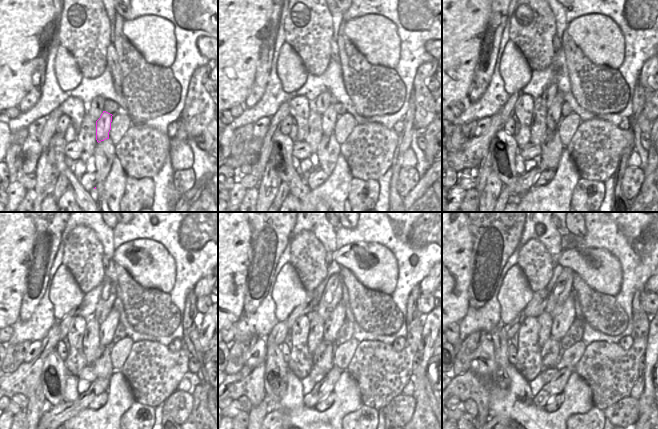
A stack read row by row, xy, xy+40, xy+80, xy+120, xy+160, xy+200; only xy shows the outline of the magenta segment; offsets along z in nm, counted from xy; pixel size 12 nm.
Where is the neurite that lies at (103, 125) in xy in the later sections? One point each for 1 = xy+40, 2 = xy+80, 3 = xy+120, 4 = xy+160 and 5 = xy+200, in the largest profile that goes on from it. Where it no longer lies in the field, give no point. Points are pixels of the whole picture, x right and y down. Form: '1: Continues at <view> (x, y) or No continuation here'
1: Continues at xy+40 (329, 118)
2: Continues at xy+80 (554, 117)
3: Continues at xy+120 (107, 328)
4: Continues at xy+160 (332, 325)
5: Continues at xy+200 (562, 317)

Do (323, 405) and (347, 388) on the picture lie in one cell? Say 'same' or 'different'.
different

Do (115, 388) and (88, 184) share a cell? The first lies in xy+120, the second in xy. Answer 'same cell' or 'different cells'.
different cells

